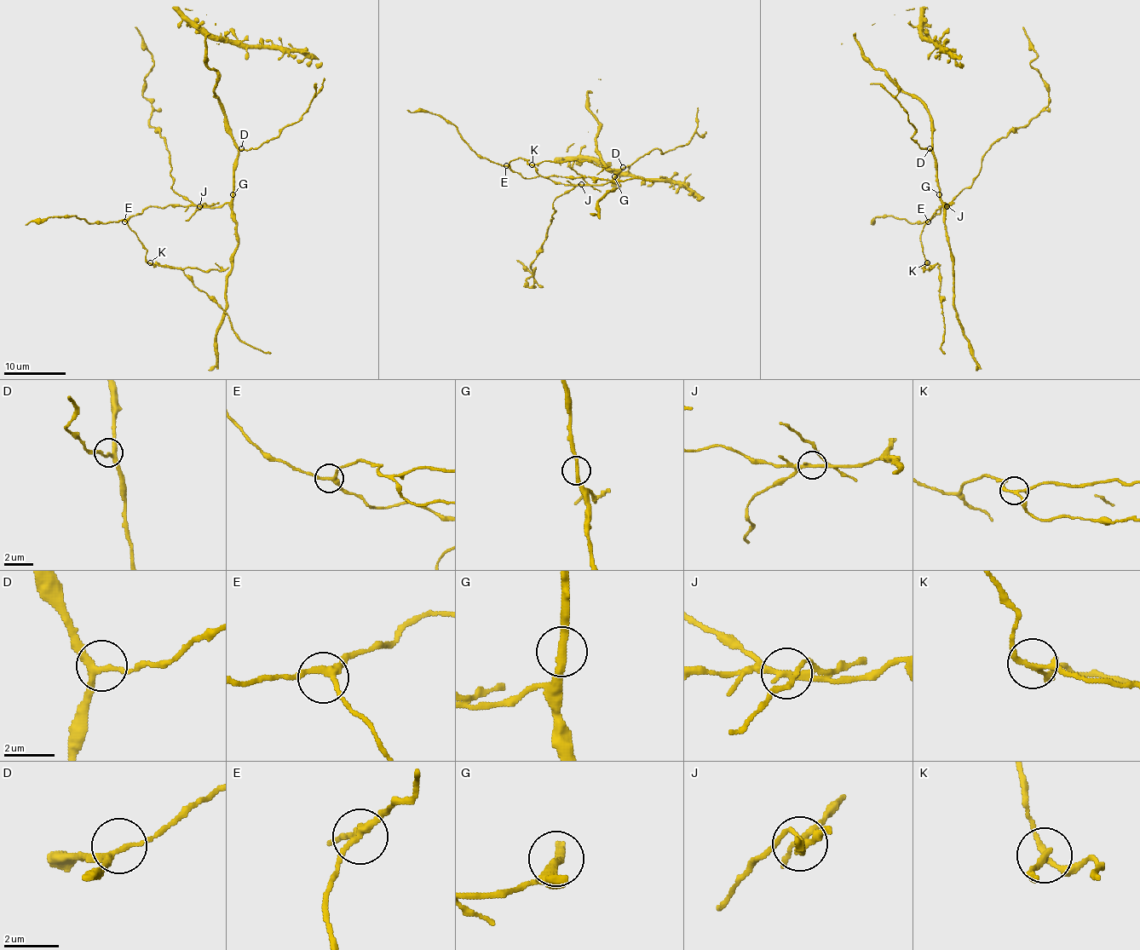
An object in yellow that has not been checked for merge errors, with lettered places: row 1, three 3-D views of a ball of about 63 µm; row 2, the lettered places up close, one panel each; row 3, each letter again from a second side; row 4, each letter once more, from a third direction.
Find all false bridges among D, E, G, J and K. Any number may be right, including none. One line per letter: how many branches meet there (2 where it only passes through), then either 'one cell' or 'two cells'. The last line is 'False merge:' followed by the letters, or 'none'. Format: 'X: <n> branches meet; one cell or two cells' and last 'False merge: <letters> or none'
D: 3 branches meet; one cell
E: 3 branches meet; one cell
G: 2 branches meet; one cell
J: 3 branches meet; two cells
K: 3 branches meet; two cells
False merge: J, K

